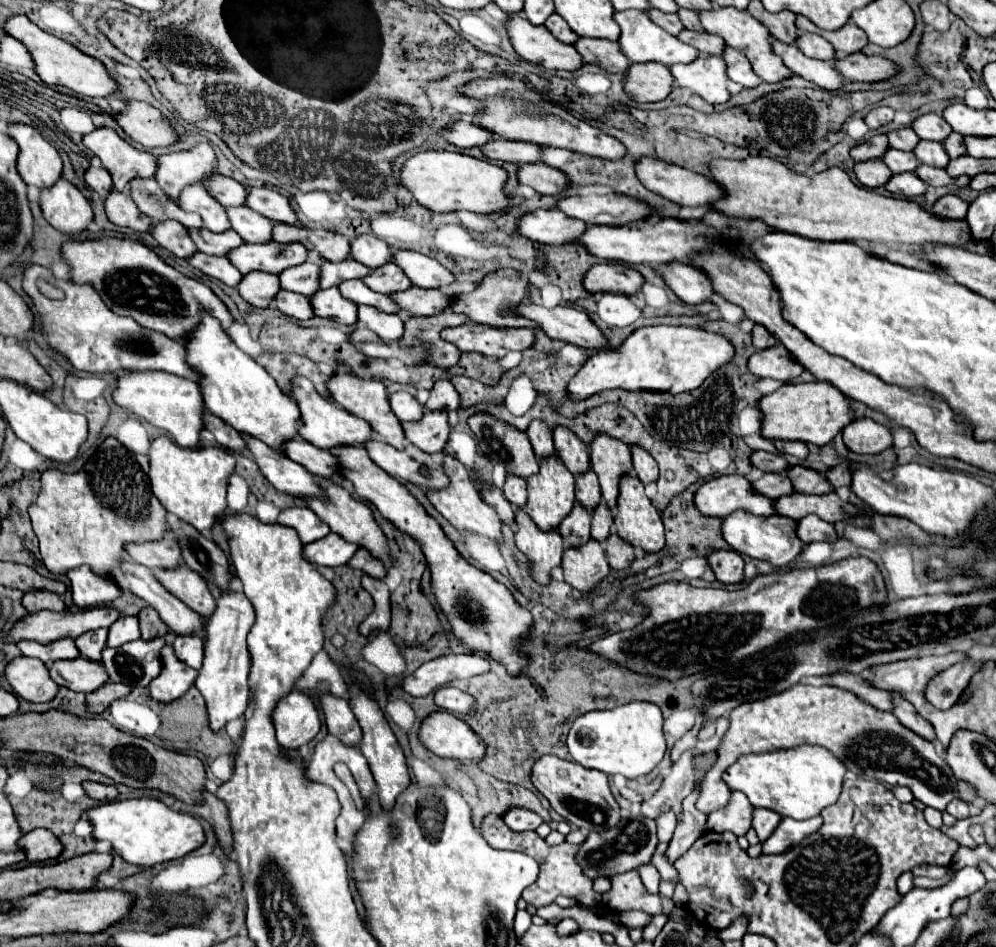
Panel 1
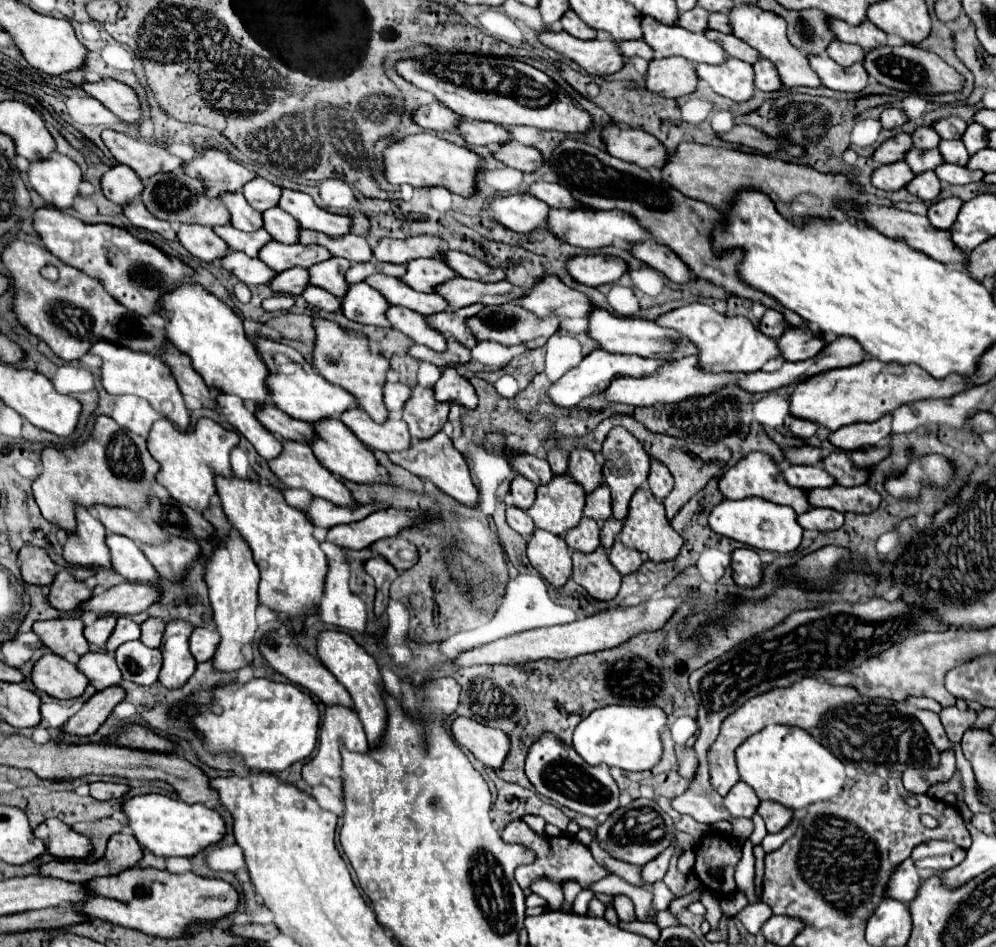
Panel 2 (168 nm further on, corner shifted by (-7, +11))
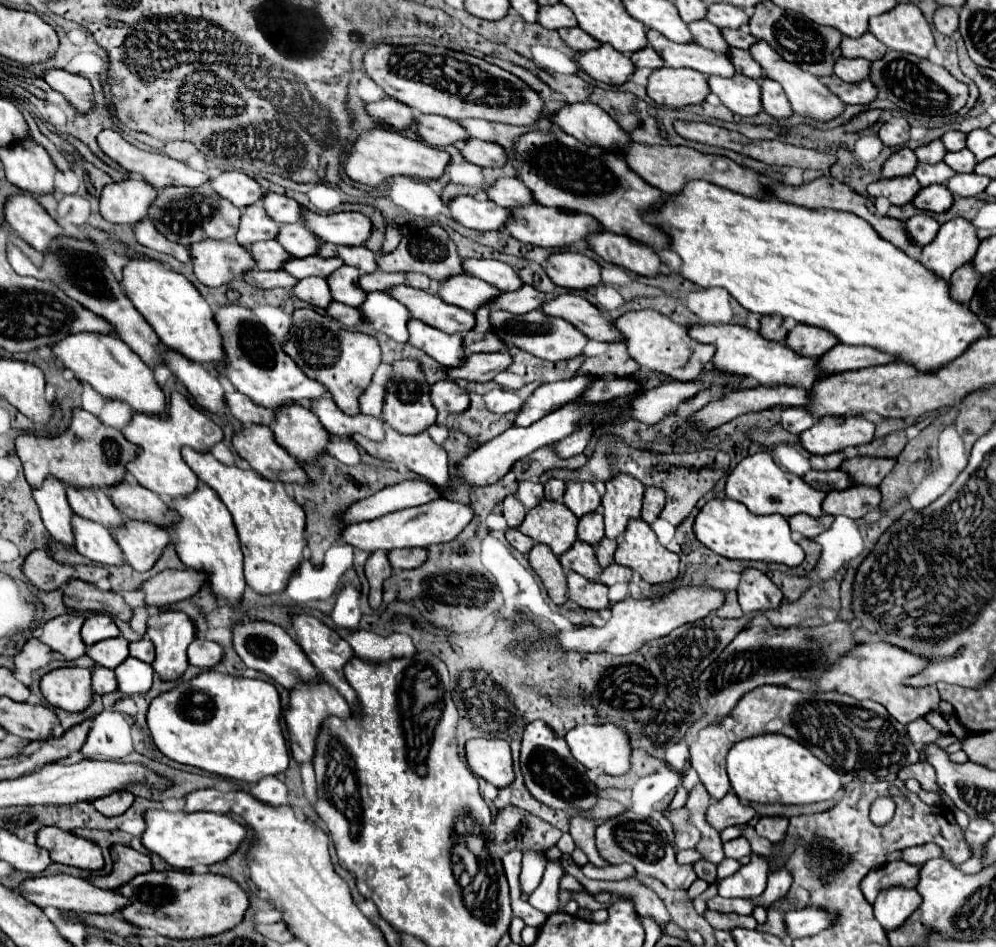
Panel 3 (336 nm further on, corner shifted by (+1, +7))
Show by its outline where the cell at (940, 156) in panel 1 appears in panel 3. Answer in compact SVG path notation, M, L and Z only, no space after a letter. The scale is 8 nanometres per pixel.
M963 148L963 150L959 150L959 152L947 152L943 160L945 160L945 164L951 166L955 172L973 172L973 166L977 164L975 156L973 156L967 148Z

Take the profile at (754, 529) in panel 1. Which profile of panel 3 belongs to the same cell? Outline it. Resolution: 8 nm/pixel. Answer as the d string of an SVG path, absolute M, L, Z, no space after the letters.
M727 498L709 500L697 514L693 530L699 542L703 542L709 550L725 558L763 560L763 562L777 562L787 566L797 566L803 562L803 550L799 544L791 540L787 518L779 514L755 516L743 504L727 500Z

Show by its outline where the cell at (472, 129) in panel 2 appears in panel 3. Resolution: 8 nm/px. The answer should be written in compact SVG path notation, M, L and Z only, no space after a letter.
M417 114L413 130L423 136L427 144L437 148L449 144L465 144L469 138L467 130L459 122L433 114Z

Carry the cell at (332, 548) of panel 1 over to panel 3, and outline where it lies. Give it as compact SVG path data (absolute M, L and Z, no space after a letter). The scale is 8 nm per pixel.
M435 498L423 506L415 506L415 508L403 508L391 514L385 514L381 518L375 520L367 520L367 522L359 522L359 524L349 524L343 532L341 538L345 544L351 544L353 548L361 548L367 552L373 550L391 550L391 548L425 548L431 544L439 544L439 542L451 542L473 518L473 510L465 504L459 502L451 502L445 498Z

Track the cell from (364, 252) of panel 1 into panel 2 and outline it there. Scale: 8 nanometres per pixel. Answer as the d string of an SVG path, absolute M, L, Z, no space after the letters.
M419 234L411 236L407 240L395 240L395 238L383 238L379 246L373 250L373 256L379 262L391 262L391 264L407 264L407 260L415 258L439 258L445 256L445 242L439 236L431 234Z

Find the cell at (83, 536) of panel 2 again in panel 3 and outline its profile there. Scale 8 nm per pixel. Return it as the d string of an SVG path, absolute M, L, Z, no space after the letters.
M55 478L45 480L43 488L33 490L33 496L39 506L47 532L63 546L75 548L75 534L73 534L73 524L71 524L71 518L75 512L67 504L65 484L59 484L59 480Z

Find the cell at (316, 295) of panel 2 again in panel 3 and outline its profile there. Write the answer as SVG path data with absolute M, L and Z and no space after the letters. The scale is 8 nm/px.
M331 302L327 308L325 308L327 316L339 320L345 328L351 328L355 326L359 320L359 310L357 308L351 308L351 306L345 306L345 304L339 304L339 302Z

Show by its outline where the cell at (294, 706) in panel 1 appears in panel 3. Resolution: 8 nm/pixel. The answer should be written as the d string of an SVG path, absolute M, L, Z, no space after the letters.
M203 672L189 682L179 682L177 688L153 698L147 712L151 736L167 758L243 782L257 782L265 776L275 776L287 770L289 750L279 720L281 700L271 682L237 678L225 672Z

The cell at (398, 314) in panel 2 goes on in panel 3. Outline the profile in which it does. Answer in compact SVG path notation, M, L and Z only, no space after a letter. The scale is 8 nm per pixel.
M413 318L407 322L407 330L409 330L409 344L429 354L441 366L461 364L461 358L465 356L461 348L461 334L445 334Z

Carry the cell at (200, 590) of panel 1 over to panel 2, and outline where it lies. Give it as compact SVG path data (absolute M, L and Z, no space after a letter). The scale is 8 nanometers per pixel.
M171 536L167 544L141 546L141 550L147 556L147 560L153 564L153 568L171 582L181 580L187 566L195 562L199 556L197 542L181 538L181 536Z

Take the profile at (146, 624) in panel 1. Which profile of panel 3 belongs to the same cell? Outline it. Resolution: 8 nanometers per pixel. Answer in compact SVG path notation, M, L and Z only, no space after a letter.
M141 638L141 640L129 644L129 654L135 656L135 658L139 658L139 660L153 662L153 658L155 658L155 648L153 648L153 644L151 644L149 638Z

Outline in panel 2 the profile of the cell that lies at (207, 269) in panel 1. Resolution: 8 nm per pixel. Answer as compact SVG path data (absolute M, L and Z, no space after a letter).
M229 252L223 260L219 260L221 266L229 272L233 272L243 284L267 284L269 280L275 278L275 270L267 268L259 258L249 258L243 252Z

